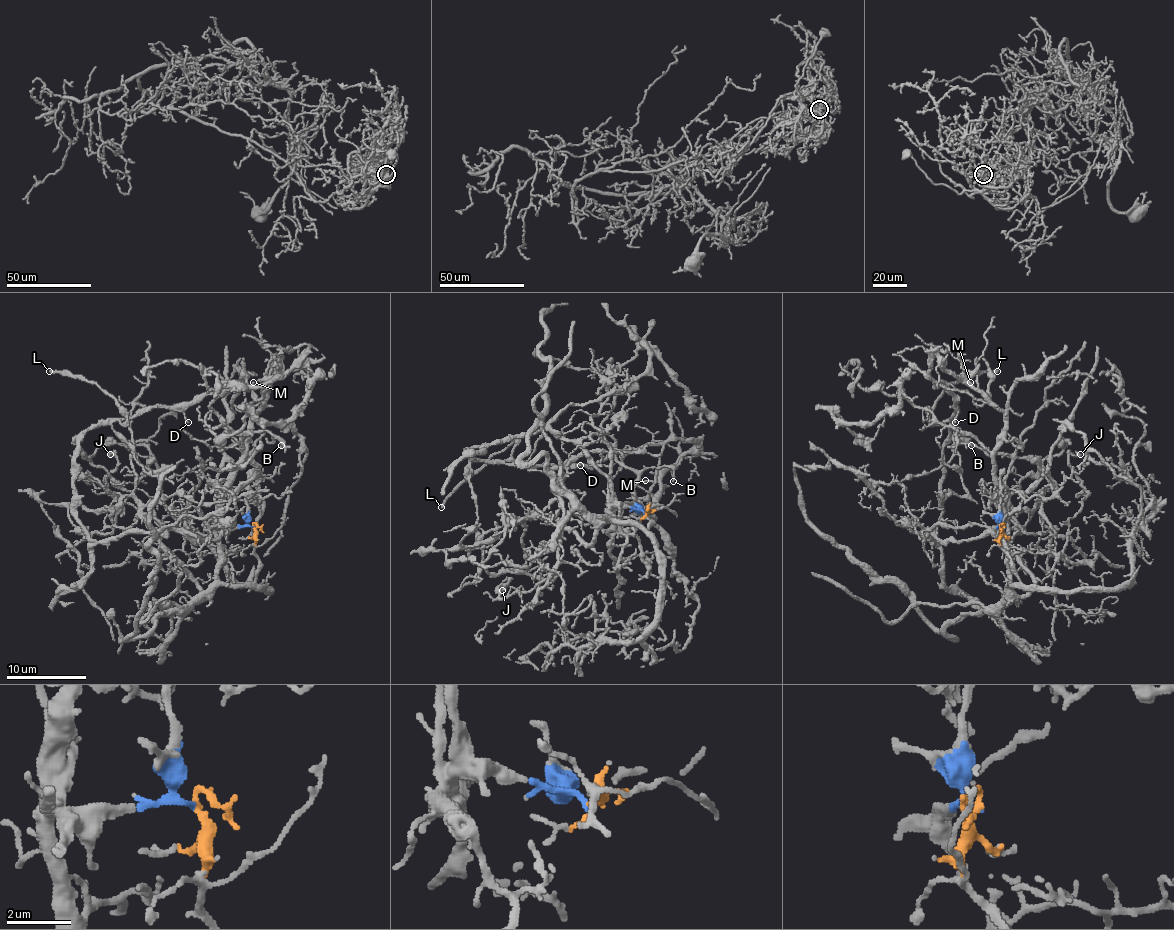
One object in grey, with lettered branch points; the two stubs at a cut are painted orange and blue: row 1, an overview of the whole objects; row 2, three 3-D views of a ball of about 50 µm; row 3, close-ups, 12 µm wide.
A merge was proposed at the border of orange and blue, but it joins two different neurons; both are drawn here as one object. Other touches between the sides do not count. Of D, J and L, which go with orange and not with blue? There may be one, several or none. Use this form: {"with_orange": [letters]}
{"with_orange": ["J"]}

